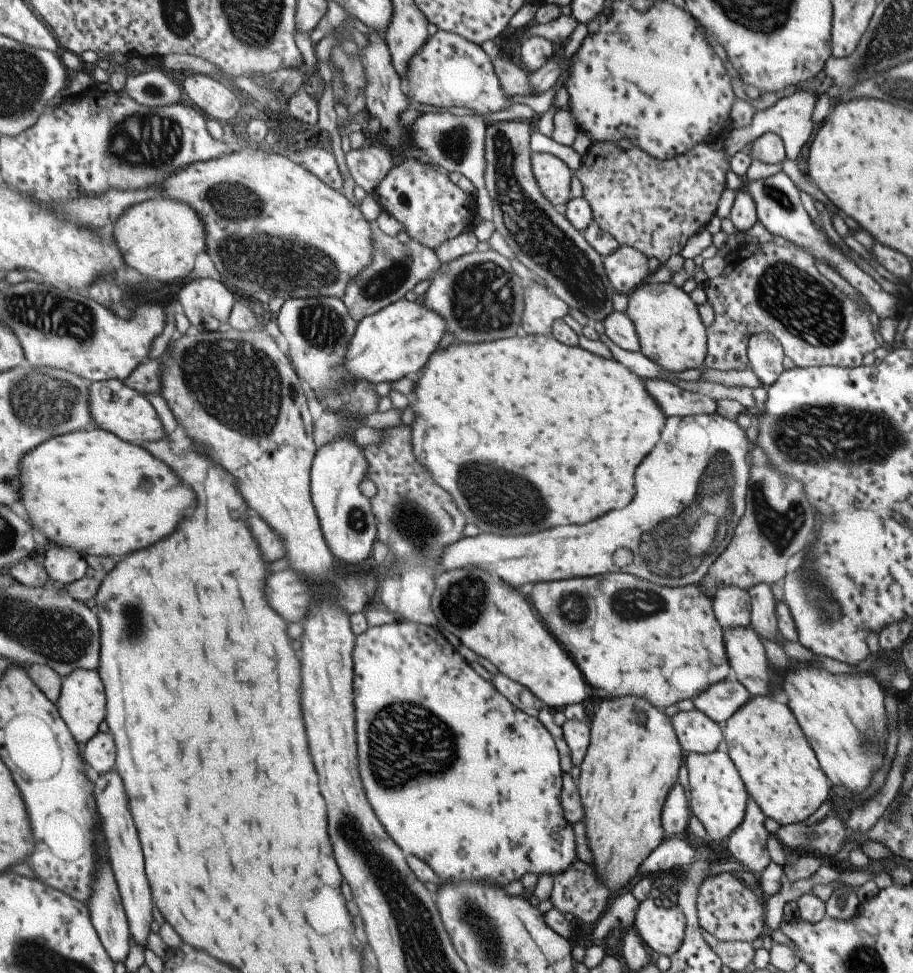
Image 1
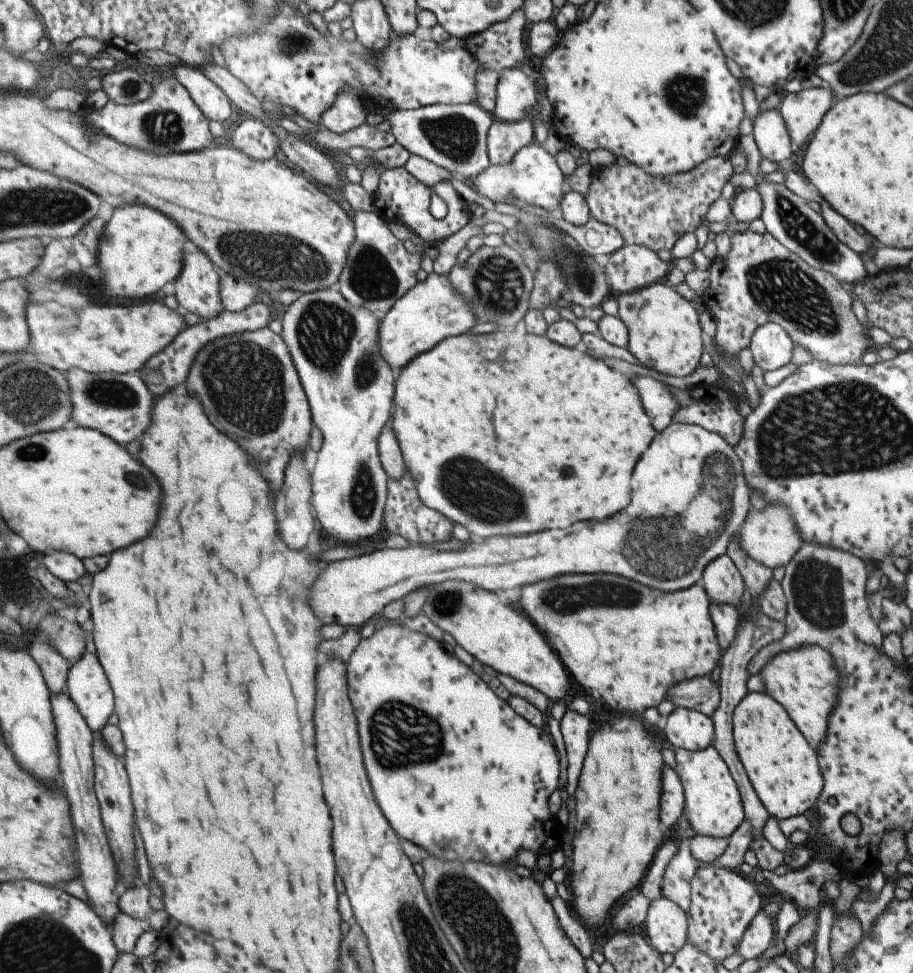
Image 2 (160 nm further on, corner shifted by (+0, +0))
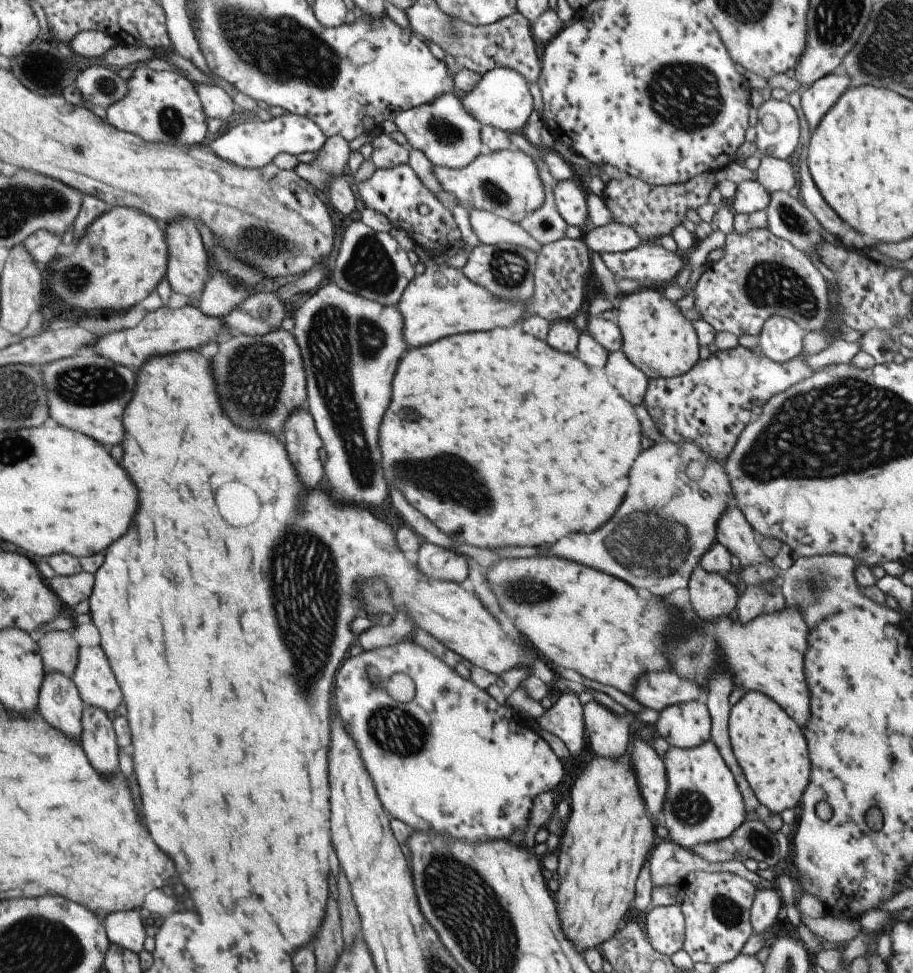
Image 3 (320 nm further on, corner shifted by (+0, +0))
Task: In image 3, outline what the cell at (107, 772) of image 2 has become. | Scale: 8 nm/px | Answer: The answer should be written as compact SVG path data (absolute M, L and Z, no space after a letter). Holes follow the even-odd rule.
M83 704L80 718L80 745L90 765L103 776L117 770L116 736L112 722L101 709Z

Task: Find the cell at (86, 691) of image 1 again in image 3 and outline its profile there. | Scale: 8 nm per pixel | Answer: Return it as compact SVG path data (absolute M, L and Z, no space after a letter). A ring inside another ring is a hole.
M100 645L78 647L77 662L71 677L83 704L105 712L113 712L121 704L119 686Z

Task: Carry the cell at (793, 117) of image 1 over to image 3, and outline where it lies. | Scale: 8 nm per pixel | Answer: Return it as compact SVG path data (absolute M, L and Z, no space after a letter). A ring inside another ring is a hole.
M839 71L826 74L801 90L799 108L808 123L809 132L849 86L849 76Z

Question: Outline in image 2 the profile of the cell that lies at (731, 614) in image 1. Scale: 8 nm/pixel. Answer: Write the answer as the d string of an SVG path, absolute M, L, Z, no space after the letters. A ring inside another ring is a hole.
M726 554L720 557L712 556L712 561L708 562L702 570L700 583L709 601L733 606L741 601L743 579Z

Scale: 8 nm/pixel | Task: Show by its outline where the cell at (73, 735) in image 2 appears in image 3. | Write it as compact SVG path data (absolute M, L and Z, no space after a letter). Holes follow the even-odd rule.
M44 673L40 684L37 712L59 733L79 741L83 702L77 687L65 673Z

